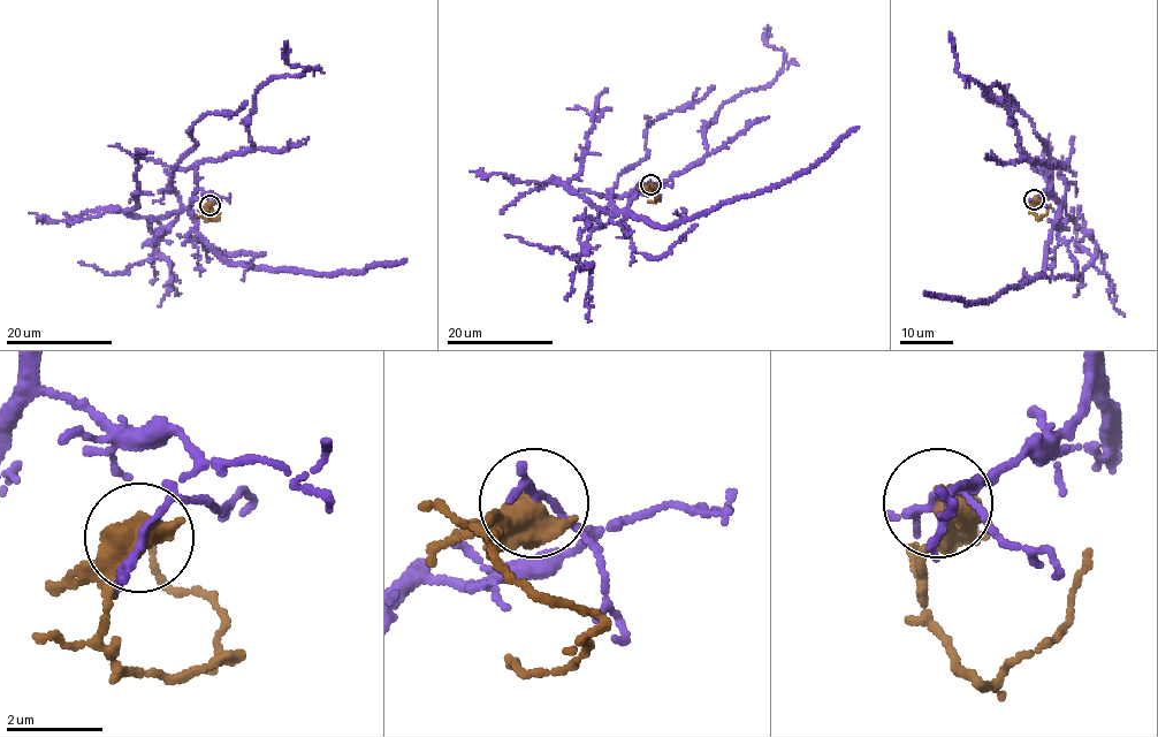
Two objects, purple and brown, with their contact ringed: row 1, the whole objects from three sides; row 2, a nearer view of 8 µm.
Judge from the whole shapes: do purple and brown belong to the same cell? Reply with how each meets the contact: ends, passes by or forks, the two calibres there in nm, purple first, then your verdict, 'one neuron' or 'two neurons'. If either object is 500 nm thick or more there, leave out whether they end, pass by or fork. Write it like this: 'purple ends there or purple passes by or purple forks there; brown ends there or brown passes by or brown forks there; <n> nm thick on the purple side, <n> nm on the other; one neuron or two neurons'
190 nm thick on the purple side, 800 nm on the other; two neurons

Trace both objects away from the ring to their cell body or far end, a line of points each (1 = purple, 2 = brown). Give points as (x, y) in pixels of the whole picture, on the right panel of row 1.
1: (1034, 199), (1041, 197), (1050, 187), (1059, 213), (1041, 275), (982, 303), (968, 304), (923, 291)
2: (1034, 199), (1037, 219), (1048, 213), (1051, 204)

